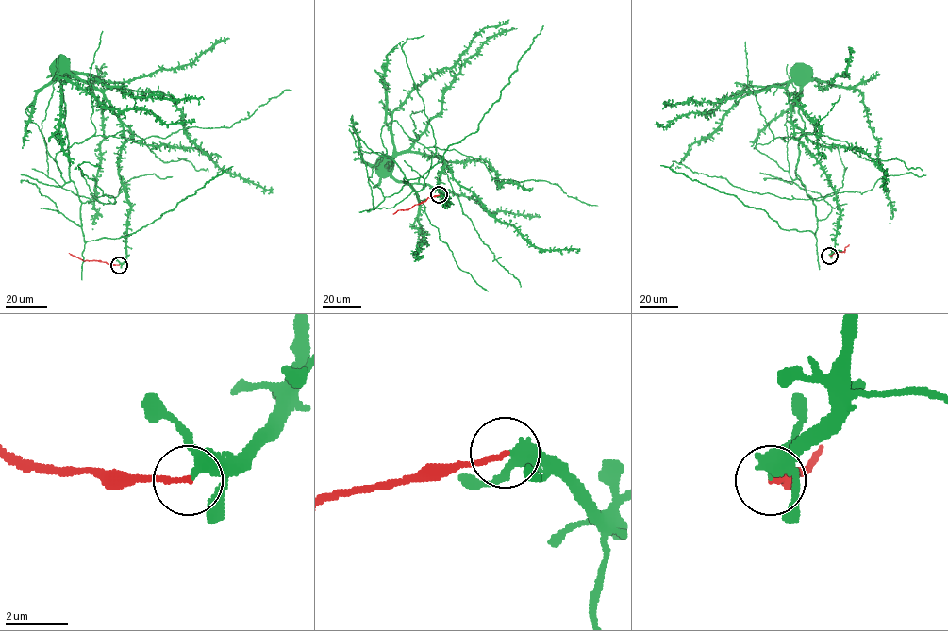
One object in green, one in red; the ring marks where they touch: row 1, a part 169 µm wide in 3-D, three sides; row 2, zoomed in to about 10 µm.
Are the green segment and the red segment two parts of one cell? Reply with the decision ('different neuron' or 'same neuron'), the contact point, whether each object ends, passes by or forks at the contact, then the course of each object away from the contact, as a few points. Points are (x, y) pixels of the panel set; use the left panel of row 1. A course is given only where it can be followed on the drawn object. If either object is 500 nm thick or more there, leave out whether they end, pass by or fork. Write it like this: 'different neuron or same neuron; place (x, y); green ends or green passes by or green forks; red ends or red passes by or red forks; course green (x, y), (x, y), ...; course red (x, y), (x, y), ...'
different neuron; place (119, 265); green passes by; red ends; course green (119, 265), (126, 257), (130, 209), (119, 172), (123, 122), (99, 91), (54, 65); course red (119, 265), (83, 261), (69, 253)

